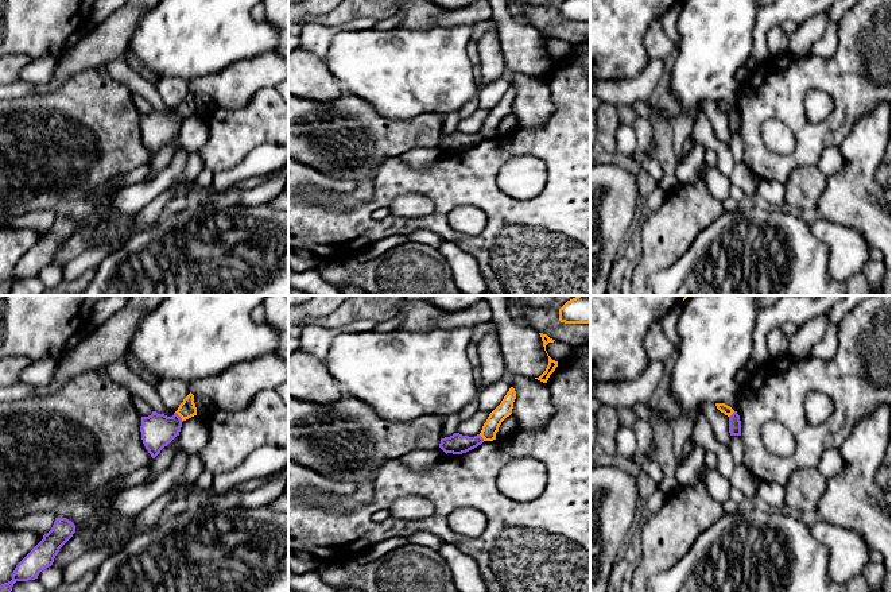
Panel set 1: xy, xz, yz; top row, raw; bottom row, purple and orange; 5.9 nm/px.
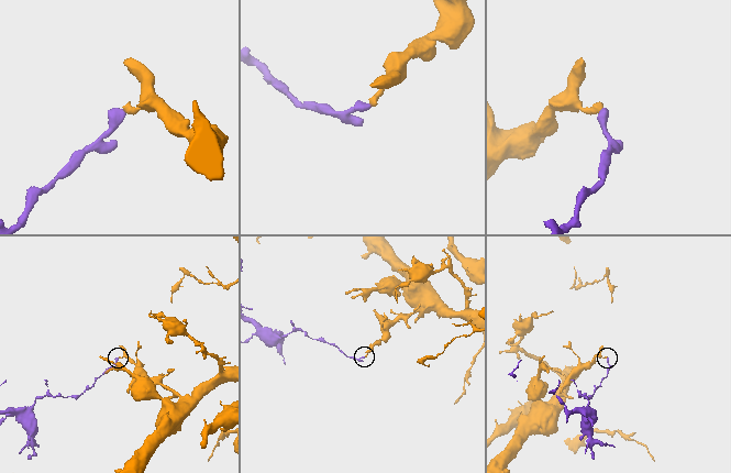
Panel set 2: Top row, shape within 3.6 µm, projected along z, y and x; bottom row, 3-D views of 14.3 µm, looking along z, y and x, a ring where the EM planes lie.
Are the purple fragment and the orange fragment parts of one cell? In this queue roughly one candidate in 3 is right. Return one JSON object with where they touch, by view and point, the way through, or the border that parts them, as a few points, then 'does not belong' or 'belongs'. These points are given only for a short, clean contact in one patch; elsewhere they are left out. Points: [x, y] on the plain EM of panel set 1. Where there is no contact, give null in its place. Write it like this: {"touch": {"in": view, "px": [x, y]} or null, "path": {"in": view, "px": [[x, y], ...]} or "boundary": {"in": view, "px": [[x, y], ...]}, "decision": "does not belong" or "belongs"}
{"touch": {"in": "xy", "px": [179, 115]}, "boundary": {"in": "xy", "px": [[175, 109], [182, 119]]}, "decision": "does not belong"}

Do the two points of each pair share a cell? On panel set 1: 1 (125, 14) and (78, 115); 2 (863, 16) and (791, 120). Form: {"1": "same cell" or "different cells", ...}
{"1": "different cells", "2": "same cell"}

